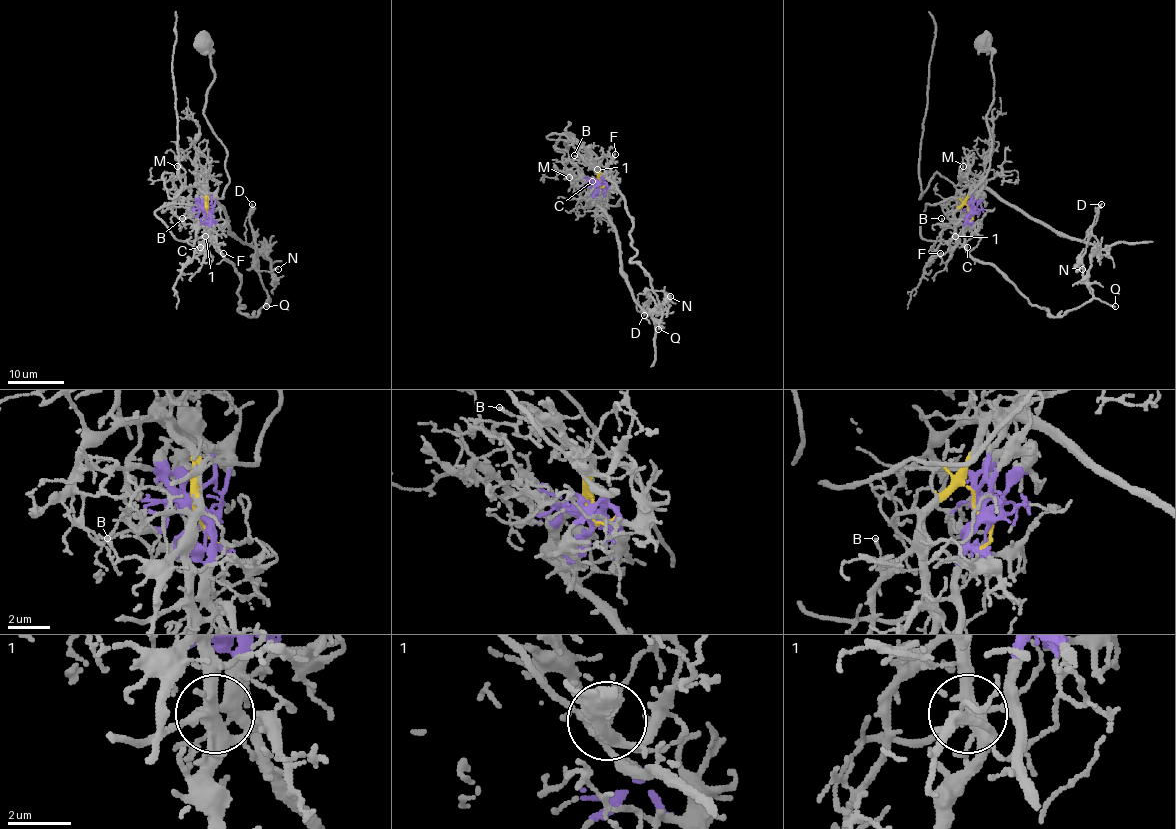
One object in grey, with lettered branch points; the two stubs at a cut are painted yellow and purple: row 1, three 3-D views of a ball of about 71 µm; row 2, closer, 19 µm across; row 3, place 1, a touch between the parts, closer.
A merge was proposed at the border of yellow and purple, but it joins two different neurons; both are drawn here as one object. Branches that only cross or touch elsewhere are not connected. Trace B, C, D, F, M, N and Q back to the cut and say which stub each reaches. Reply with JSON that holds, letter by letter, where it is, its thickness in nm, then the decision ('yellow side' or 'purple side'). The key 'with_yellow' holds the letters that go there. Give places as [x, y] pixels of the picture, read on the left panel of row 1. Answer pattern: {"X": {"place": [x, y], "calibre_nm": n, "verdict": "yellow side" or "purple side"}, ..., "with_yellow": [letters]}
{"B": {"place": [182, 218], "calibre_nm": 130, "verdict": "yellow side"}, "C": {"place": [200, 247], "calibre_nm": 80, "verdict": "purple side"}, "D": {"place": [252, 204], "calibre_nm": 280, "verdict": "purple side"}, "F": {"place": [223, 253], "calibre_nm": 140, "verdict": "yellow side"}, "M": {"place": [177, 166], "calibre_nm": 120, "verdict": "yellow side"}, "N": {"place": [278, 269], "calibre_nm": 140, "verdict": "purple side"}, "Q": {"place": [266, 306], "calibre_nm": 200, "verdict": "purple side"}, "with_yellow": ["B", "F", "M"]}

